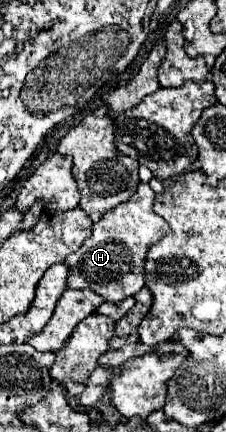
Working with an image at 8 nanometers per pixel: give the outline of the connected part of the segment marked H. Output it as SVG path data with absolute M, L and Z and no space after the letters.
M139 183L131 199L119 203L113 211L107 211L97 223L93 223L91 237L73 255L69 255L69 259L65 259L65 265L69 267L69 289L91 289L105 301L119 303L121 299L135 295L145 285L145 253L169 231L165 219L151 209L153 197L153 189Z

